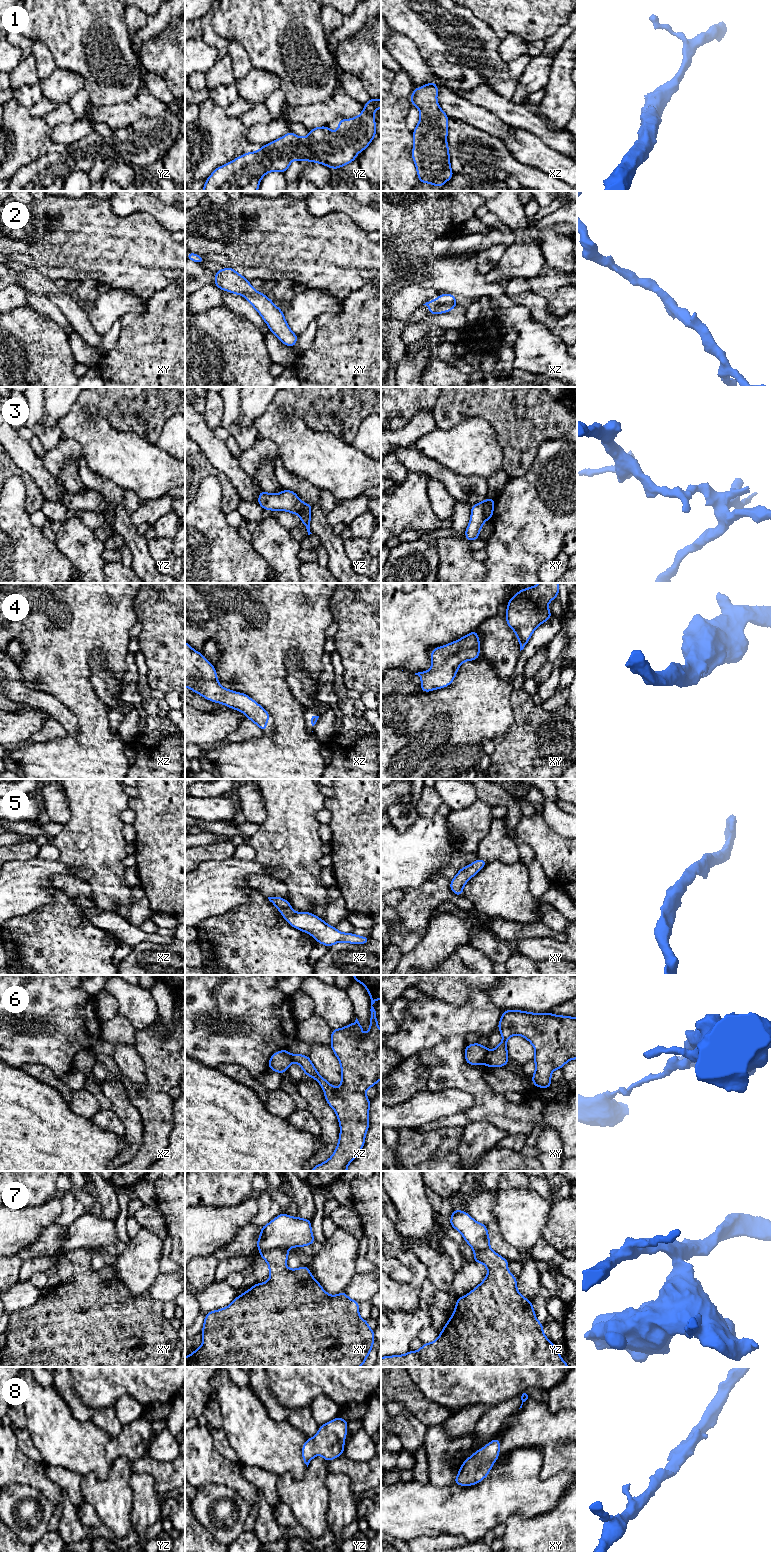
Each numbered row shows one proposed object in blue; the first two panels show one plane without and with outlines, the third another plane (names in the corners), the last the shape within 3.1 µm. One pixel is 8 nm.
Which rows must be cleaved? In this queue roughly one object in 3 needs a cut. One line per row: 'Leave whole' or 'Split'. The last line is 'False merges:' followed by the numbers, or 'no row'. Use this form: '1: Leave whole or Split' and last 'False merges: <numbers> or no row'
1: Leave whole
2: Leave whole
3: Split
4: Leave whole
5: Leave whole
6: Split
7: Split
8: Leave whole
False merges: 3, 6, 7

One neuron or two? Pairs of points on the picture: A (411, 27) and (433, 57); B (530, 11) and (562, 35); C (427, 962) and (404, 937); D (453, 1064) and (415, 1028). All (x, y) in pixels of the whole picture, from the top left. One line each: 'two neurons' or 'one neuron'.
A: one neuron
B: two neurons
C: two neurons
D: one neuron

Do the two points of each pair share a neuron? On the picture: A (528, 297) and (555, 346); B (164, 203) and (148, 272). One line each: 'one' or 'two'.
A: two
B: two

